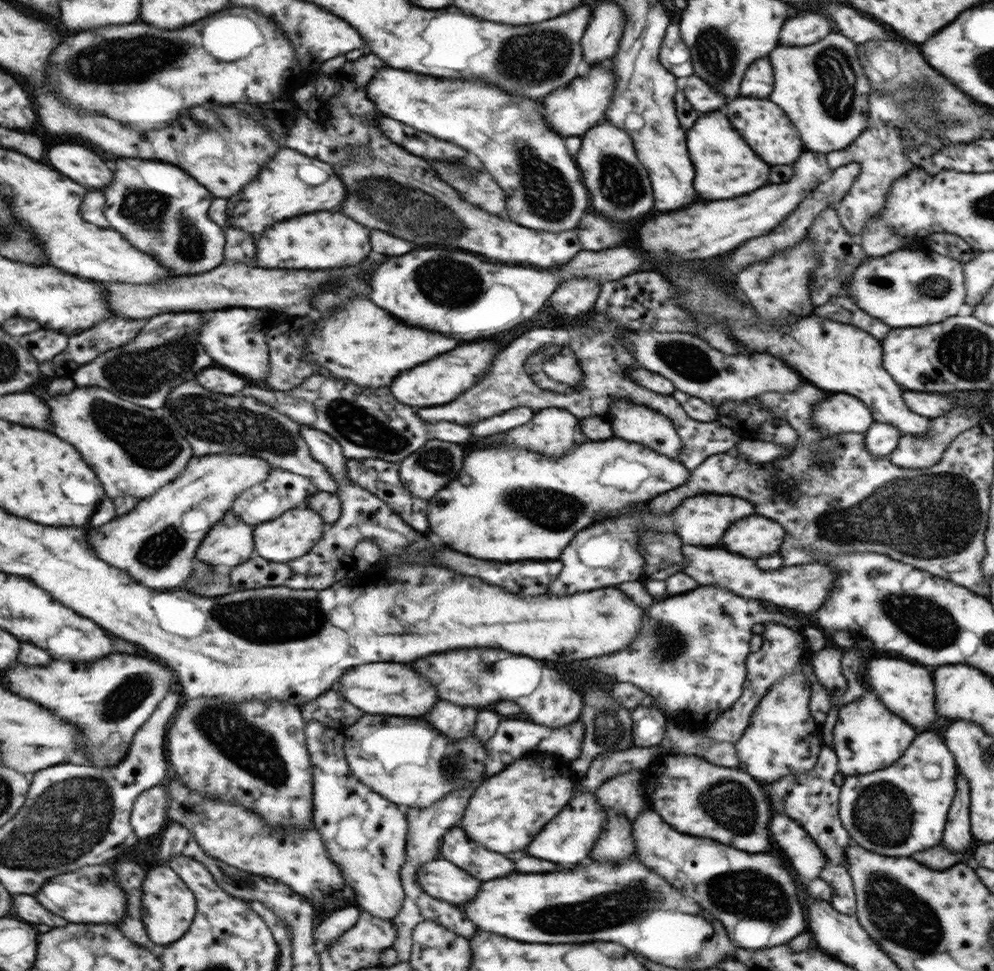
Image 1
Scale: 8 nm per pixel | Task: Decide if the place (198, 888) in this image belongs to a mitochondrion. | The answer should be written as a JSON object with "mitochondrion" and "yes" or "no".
{"mitochondrion":"no"}

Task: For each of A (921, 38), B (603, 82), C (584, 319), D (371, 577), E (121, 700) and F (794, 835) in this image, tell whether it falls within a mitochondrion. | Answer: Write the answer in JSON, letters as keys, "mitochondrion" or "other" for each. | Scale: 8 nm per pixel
{"A":"other","B":"other","C":"other","D":"other","E":"mitochondrion","F":"other"}

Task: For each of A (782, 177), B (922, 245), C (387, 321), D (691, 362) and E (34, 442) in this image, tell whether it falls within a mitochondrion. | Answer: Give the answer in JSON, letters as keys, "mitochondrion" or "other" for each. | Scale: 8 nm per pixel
{"A":"other","B":"other","C":"other","D":"mitochondrion","E":"other"}

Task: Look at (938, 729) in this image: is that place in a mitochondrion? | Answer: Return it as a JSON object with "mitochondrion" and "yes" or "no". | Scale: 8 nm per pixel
{"mitochondrion":"no"}

